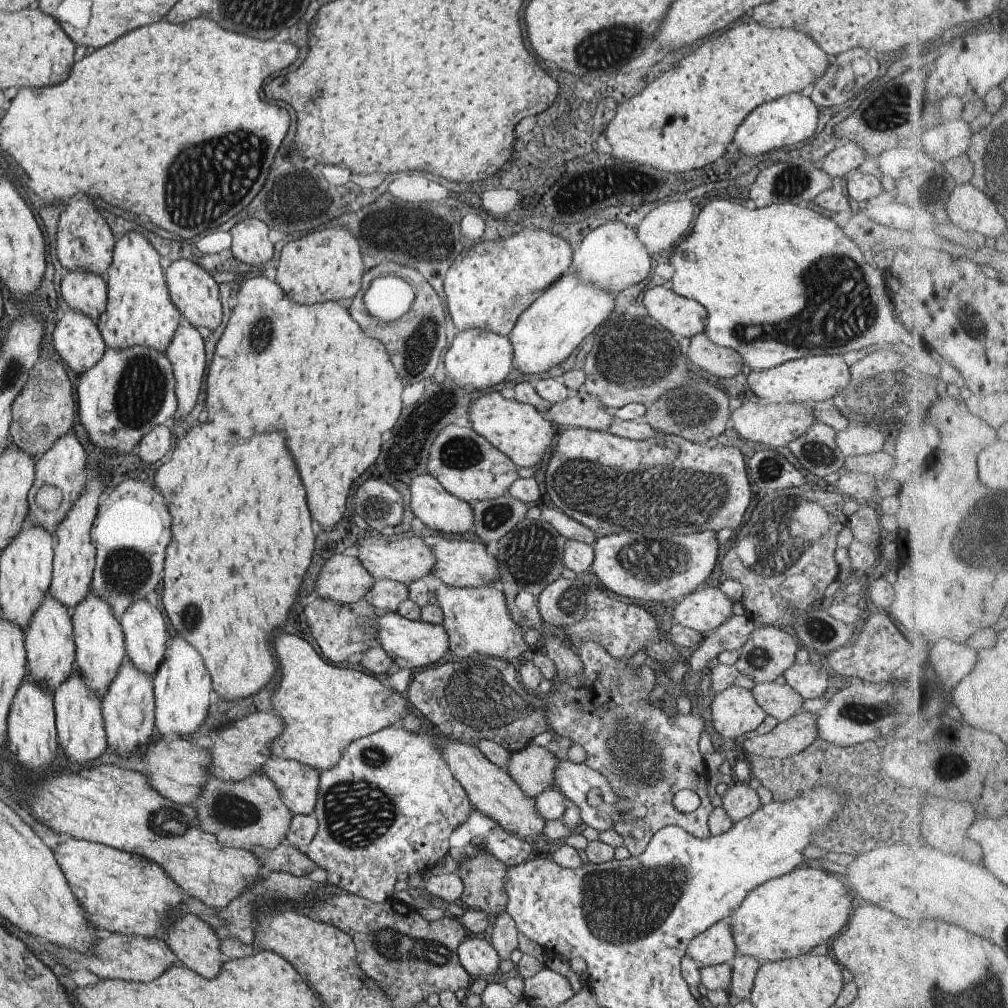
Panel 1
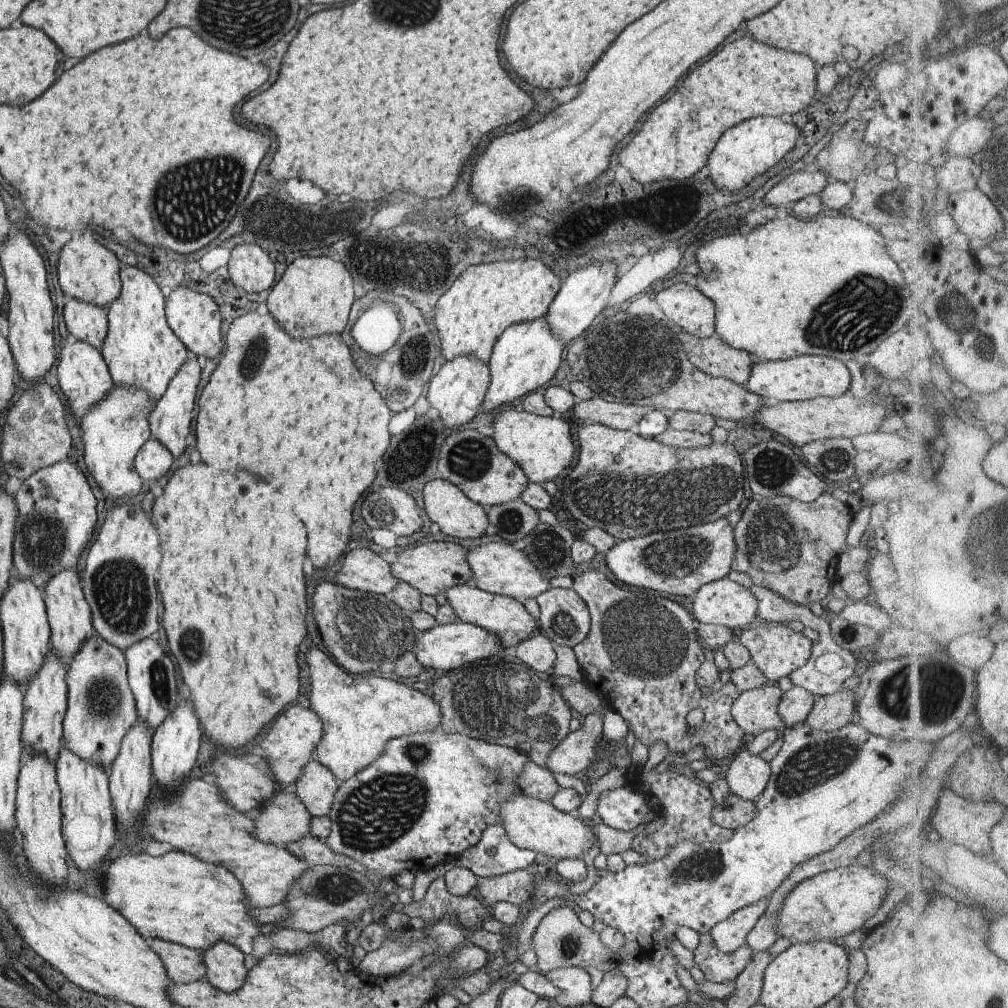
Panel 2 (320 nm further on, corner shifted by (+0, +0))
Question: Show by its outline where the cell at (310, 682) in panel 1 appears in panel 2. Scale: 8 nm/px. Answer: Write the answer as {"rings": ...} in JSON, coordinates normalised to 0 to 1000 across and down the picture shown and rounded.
{"rings":[[[313,644],[303,649],[303,657],[309,681],[307,702],[319,718],[319,731],[310,752],[324,761],[334,776],[347,773],[367,759],[388,733],[437,722],[437,700],[410,682],[368,669],[345,668],[319,646]]]}

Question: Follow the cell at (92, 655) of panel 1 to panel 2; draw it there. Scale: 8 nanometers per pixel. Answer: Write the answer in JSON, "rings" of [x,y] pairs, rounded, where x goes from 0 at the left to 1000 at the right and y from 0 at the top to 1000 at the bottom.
{"rings":[[[92,628],[82,637],[74,651],[71,651],[66,662],[65,678],[67,686],[65,712],[63,713],[63,739],[74,747],[76,752],[96,759],[106,767],[111,754],[116,750],[122,729],[136,716],[132,689],[125,674],[123,649]]]}

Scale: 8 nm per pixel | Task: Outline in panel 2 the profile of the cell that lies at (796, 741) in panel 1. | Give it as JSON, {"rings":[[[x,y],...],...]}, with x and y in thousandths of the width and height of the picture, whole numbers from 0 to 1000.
{"rings":[[[834,683],[823,689],[810,691],[798,717],[802,721],[805,721],[807,725],[822,726],[836,722],[836,720],[845,714],[848,696],[847,685],[844,684],[840,685]]]}

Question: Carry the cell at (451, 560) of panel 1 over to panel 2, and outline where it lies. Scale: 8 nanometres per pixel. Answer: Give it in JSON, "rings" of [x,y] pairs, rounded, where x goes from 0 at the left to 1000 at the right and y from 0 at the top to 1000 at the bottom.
{"rings":[[[486,538],[475,544],[462,548],[468,573],[466,579],[492,590],[503,590],[518,598],[521,593],[531,593],[535,588],[545,584],[545,574],[531,563],[523,551],[513,546],[508,539]]]}

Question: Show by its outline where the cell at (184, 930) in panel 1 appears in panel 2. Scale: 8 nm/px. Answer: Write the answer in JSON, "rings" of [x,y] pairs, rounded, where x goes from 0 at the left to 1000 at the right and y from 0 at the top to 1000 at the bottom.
{"rings":[[[217,934],[210,937],[206,941],[199,944],[200,953],[204,960],[203,972],[222,985],[234,984],[244,971],[244,960],[242,959],[242,946],[230,937]]]}

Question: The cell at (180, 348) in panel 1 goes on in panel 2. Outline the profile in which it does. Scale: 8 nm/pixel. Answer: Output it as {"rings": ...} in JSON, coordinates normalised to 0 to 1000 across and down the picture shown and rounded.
{"rings":[[[188,353],[188,357],[180,362],[174,373],[166,380],[162,391],[154,399],[147,411],[147,426],[151,436],[154,436],[171,452],[171,456],[180,452],[184,444],[184,433],[188,431],[189,423],[189,407],[193,403],[193,391],[197,379],[198,366],[193,353]]]}

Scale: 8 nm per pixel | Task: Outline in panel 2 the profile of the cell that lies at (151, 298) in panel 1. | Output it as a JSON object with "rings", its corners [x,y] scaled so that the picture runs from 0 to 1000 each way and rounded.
{"rings":[[[122,266],[119,274],[118,294],[107,304],[105,311],[105,332],[99,343],[99,350],[106,362],[111,381],[116,385],[137,386],[156,399],[165,386],[166,380],[174,373],[183,359],[188,357],[188,349],[170,329],[163,313],[163,295],[154,280],[142,268]]]}

